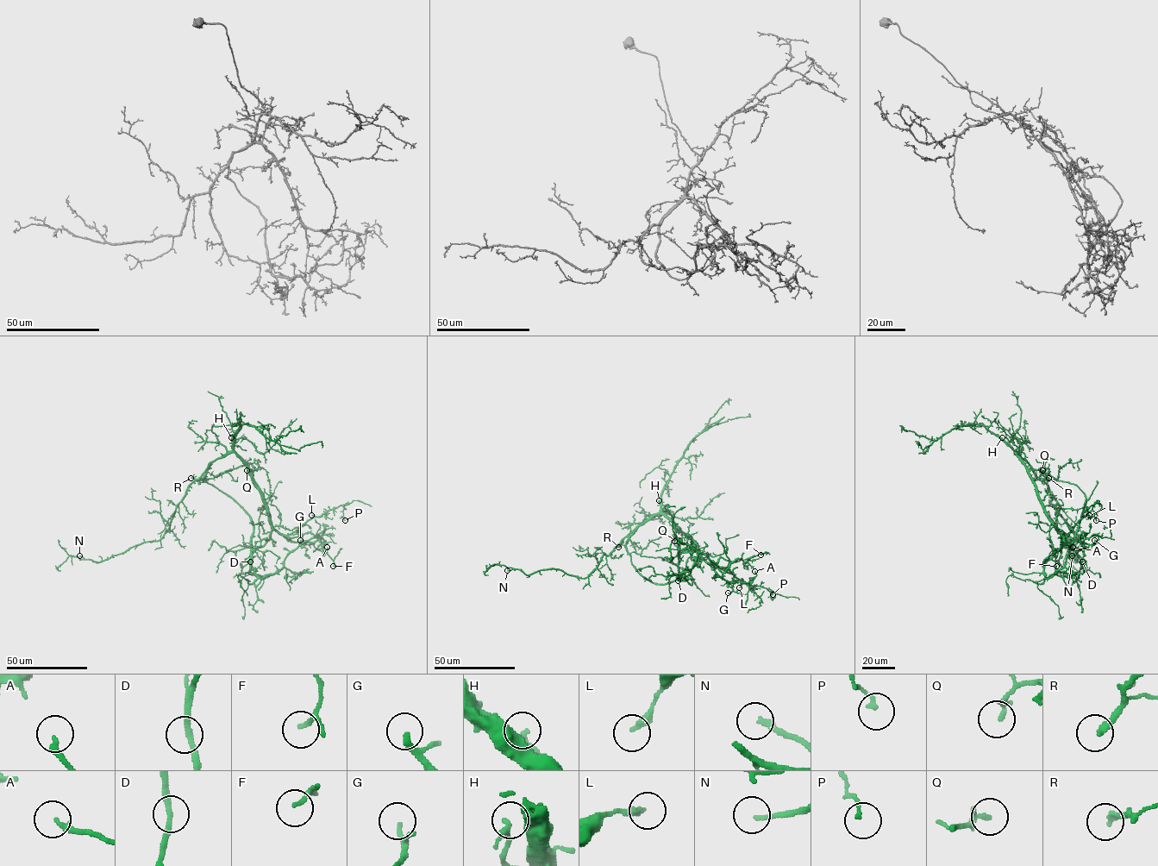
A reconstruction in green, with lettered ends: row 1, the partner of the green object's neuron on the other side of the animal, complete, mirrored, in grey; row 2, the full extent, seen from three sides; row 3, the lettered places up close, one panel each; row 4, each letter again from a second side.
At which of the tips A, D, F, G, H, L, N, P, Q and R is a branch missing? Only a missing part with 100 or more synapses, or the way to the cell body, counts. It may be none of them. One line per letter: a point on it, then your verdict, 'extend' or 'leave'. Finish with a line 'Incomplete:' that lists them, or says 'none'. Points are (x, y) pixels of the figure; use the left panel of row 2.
A: (327, 547) | leave
D: (250, 561) | leave
F: (333, 566) | leave
G: (300, 540) | leave
H: (231, 437) | leave
L: (311, 515) | leave
N: (79, 555) | leave
P: (345, 520) | leave
Q: (247, 470) | leave
R: (190, 478) | leave
Incomplete: none

